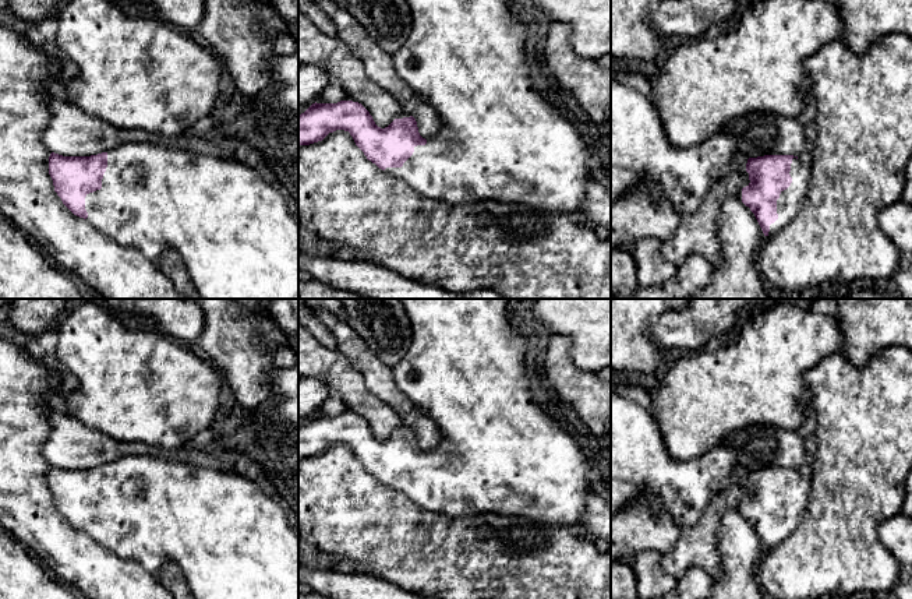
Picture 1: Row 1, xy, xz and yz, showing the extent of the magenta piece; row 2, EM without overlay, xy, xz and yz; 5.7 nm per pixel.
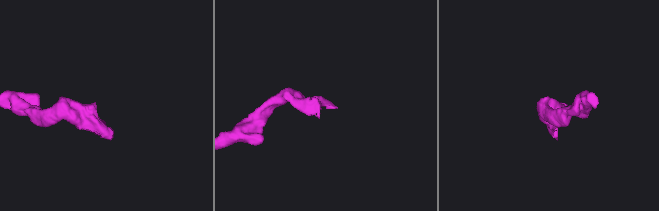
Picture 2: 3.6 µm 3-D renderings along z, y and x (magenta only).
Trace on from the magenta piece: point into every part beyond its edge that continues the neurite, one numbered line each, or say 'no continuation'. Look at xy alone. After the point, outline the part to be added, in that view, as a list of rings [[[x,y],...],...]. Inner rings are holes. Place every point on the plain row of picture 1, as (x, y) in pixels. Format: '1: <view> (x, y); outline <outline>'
1: xy (229, 538); outline [[[131,455],[107,464],[107,480],[102,491],[102,501],[86,507],[86,533],[119,557],[137,561],[145,571],[158,577],[162,567],[172,561],[181,570],[194,599],[298,599],[298,526],[287,511],[272,500],[259,485],[237,472],[195,466],[187,462],[158,459],[149,455]]]

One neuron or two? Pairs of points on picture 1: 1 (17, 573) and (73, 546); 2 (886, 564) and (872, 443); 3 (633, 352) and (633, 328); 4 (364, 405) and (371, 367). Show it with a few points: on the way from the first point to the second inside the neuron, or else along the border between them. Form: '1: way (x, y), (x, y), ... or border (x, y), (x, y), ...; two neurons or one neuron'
1: border (14, 539), (63, 582); two neurons
2: way (868, 534), (868, 474); one neuron
3: way (633, 346), (633, 334); one neuron
4: border (349, 362), (361, 376), (364, 386), (393, 409); two neurons

